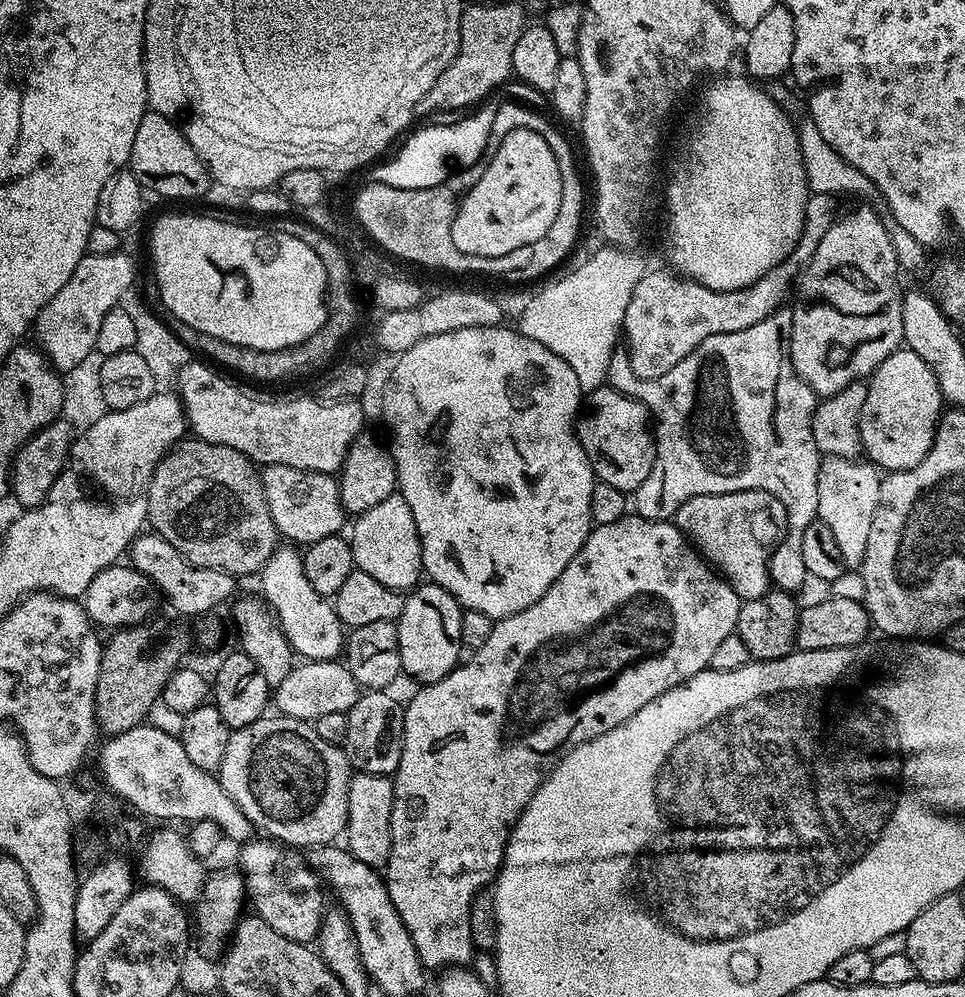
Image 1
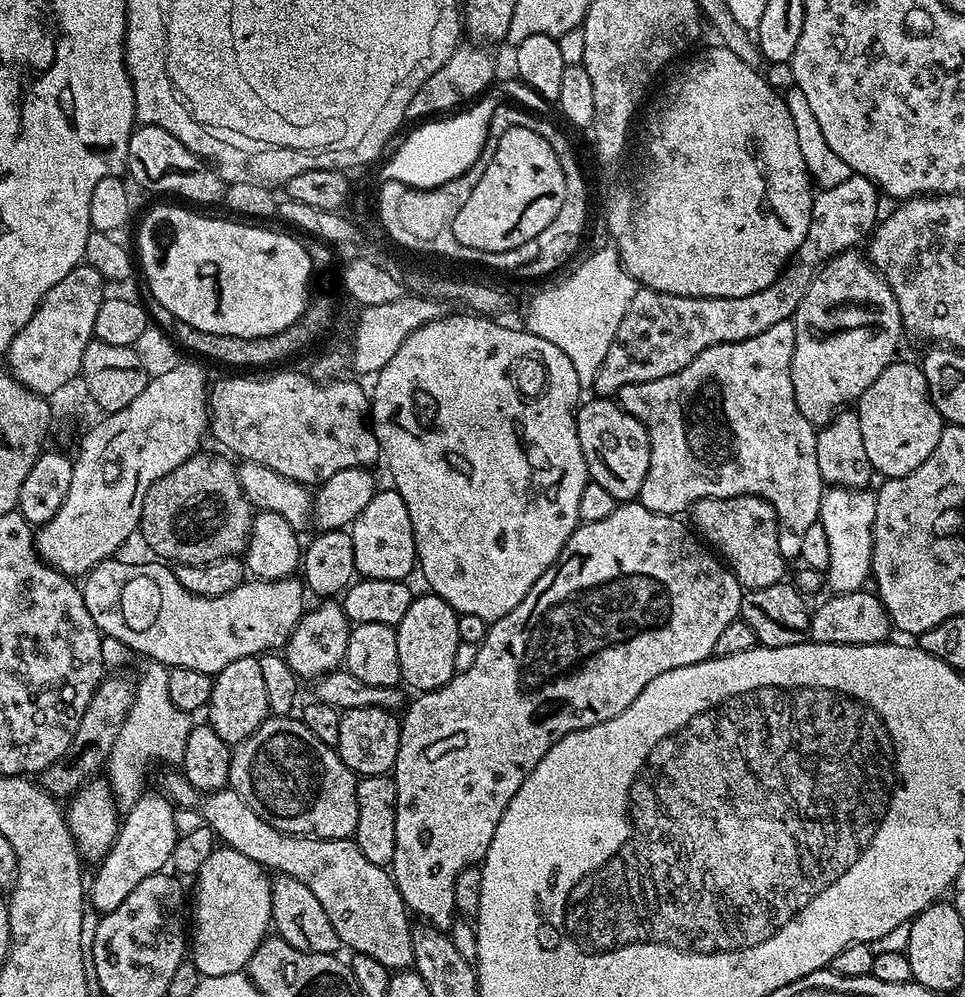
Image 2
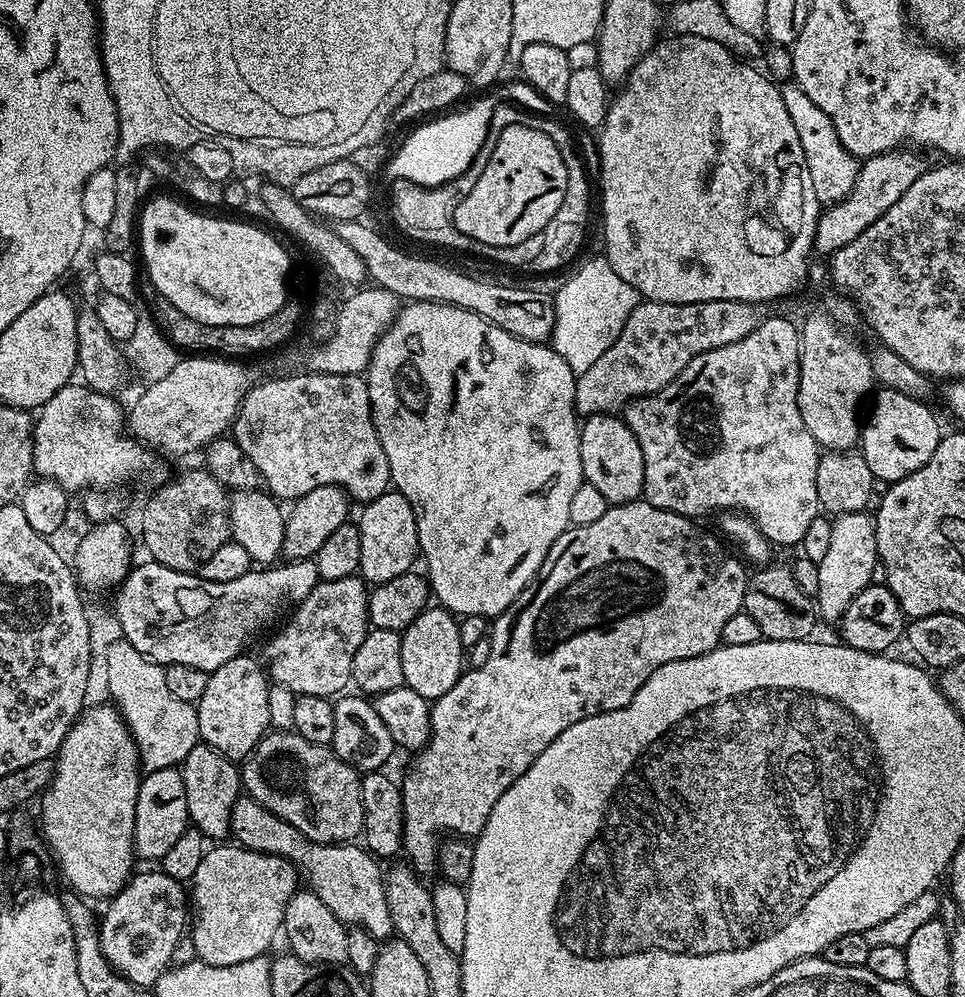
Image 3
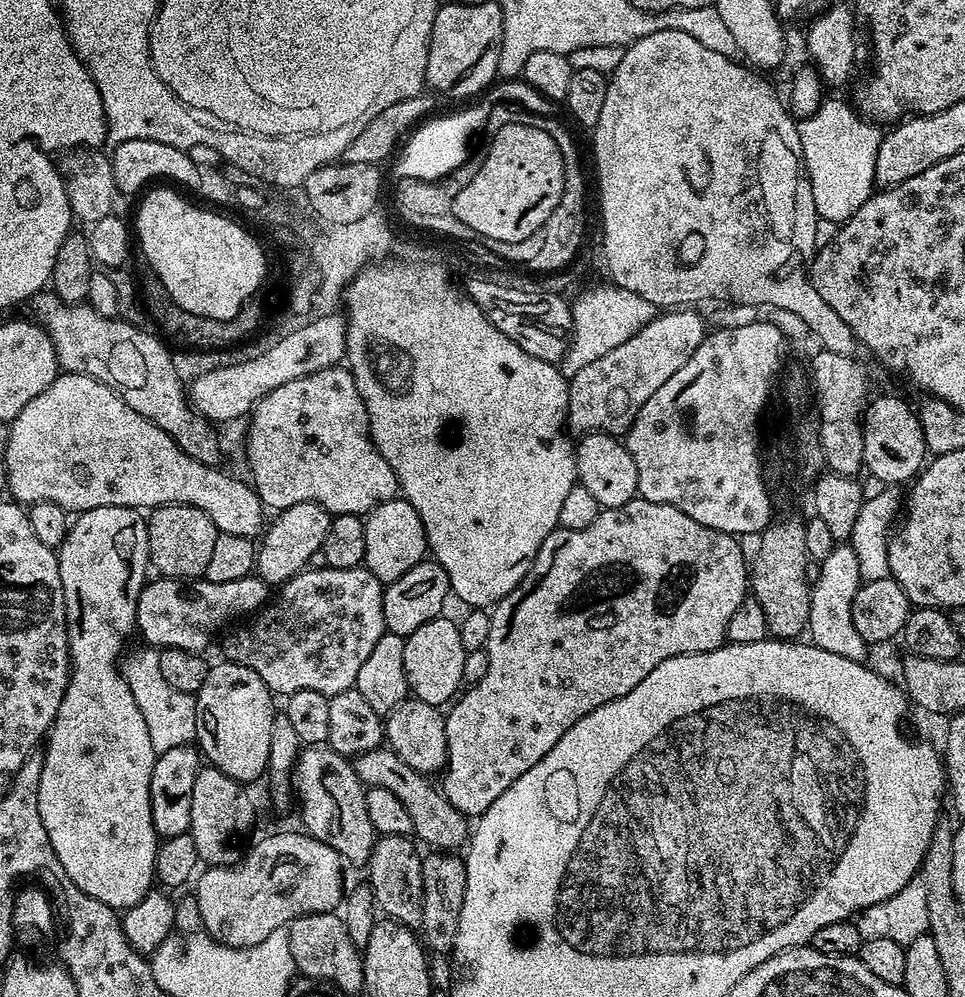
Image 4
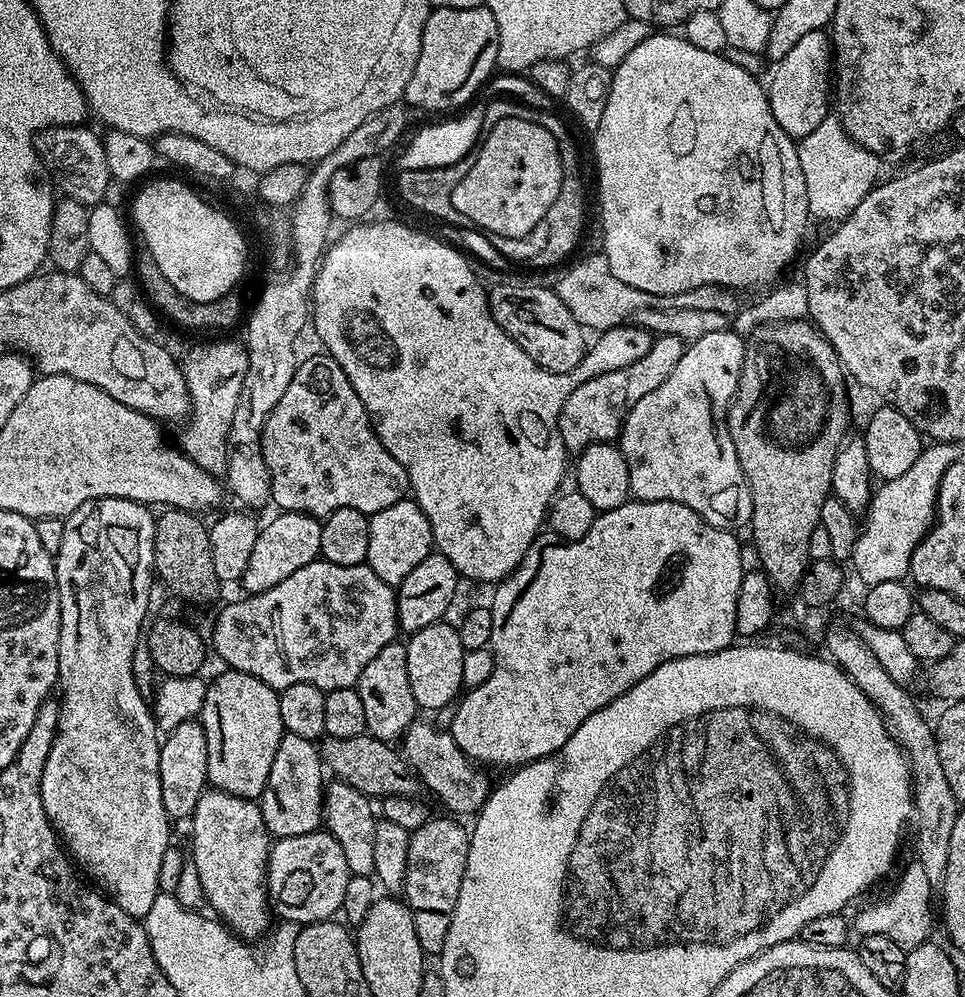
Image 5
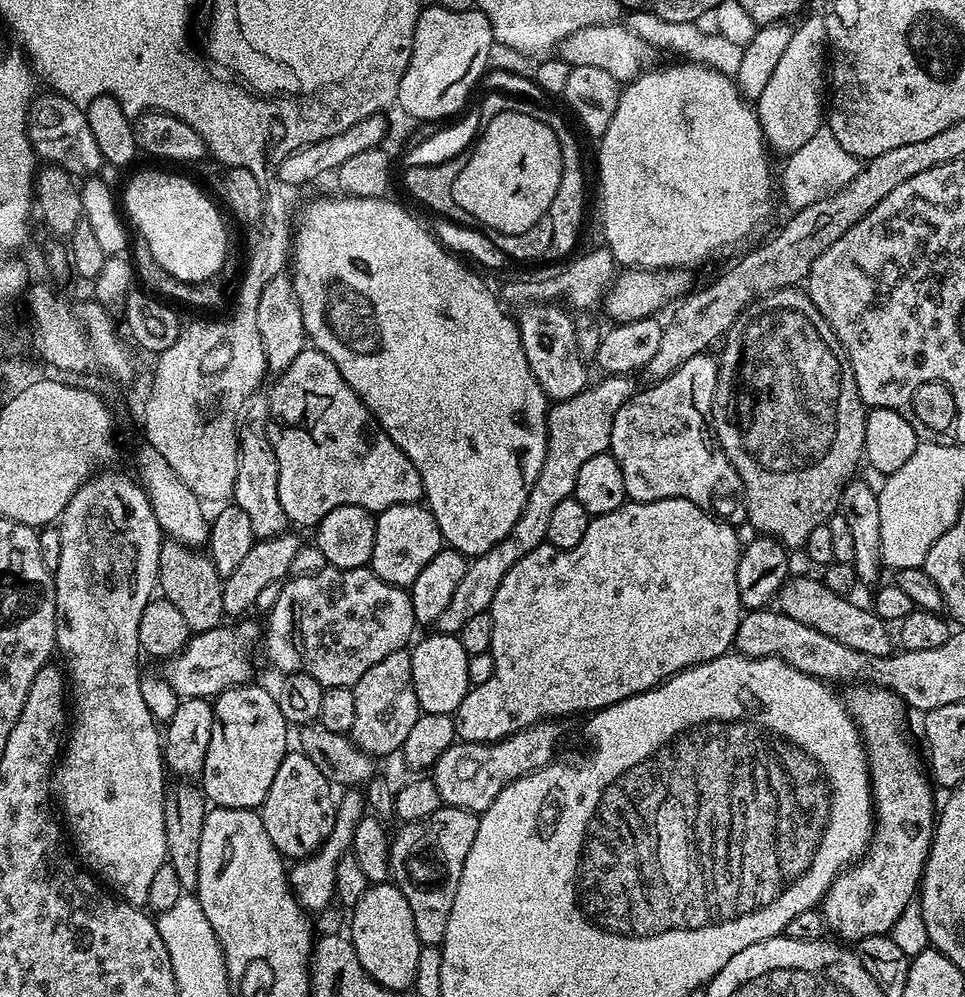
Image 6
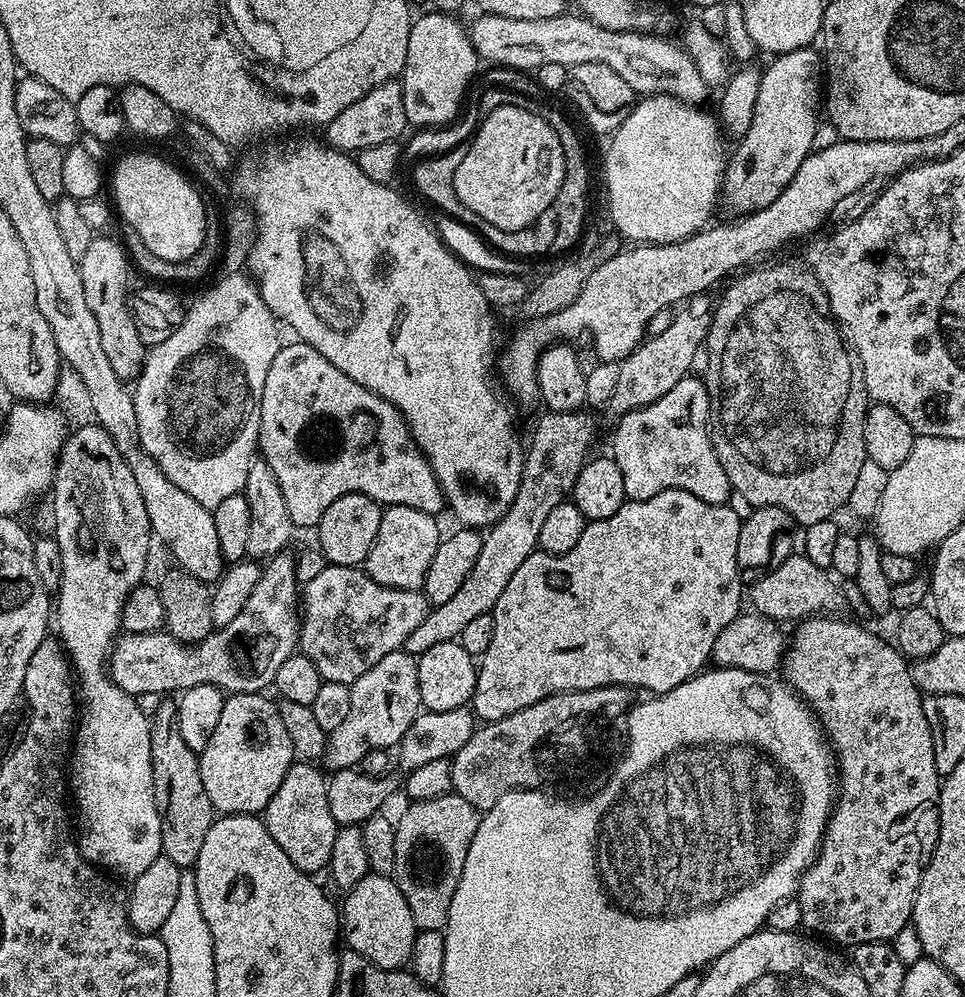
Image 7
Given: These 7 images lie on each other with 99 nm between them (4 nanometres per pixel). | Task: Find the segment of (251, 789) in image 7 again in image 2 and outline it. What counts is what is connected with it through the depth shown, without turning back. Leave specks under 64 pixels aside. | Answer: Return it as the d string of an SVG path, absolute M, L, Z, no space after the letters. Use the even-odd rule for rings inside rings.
M255 656L238 658L214 676L212 693L206 709L207 723L212 725L214 734L229 746L241 744L270 713L266 702L266 685L262 679L262 666Z

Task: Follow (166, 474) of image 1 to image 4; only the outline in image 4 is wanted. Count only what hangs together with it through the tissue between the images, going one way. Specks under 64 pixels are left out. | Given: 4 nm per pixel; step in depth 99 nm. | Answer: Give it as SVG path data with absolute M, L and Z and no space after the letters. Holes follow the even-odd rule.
M162 504L151 509L147 517L148 559L151 567L156 568L161 577L171 577L178 581L192 582L204 576L206 566L210 566L210 554L214 554L214 542L218 535L214 522L202 510L189 504Z

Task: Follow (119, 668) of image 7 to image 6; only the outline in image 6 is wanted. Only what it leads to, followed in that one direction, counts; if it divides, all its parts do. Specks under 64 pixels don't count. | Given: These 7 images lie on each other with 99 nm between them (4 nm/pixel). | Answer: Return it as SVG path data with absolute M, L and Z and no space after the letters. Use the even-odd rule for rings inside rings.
M240 624L237 628L221 626L197 632L177 656L171 657L164 668L168 684L177 692L177 697L202 696L215 698L228 688L249 683L252 676L252 643L257 643L258 628L252 624Z

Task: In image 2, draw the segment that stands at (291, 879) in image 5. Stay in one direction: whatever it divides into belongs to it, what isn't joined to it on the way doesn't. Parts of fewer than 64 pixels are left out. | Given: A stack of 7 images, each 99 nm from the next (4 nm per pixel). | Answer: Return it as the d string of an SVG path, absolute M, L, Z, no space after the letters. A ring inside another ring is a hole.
M227 846L217 847L202 864L194 878L196 883L196 918L190 936L191 961L205 977L222 977L243 971L254 950L267 937L272 921L272 883L260 864Z

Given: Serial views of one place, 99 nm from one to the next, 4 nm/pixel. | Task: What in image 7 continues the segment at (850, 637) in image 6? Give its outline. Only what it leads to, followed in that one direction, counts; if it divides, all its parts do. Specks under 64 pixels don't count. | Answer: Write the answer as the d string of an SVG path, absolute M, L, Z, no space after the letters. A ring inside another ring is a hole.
M793 554L786 558L786 562L770 570L770 574L751 581L750 608L759 616L765 616L777 622L785 622L784 620L800 622L820 613L836 614L840 612L838 610L843 606L844 600L840 597L835 582L837 583L825 569L814 566L814 562L807 560L804 555Z

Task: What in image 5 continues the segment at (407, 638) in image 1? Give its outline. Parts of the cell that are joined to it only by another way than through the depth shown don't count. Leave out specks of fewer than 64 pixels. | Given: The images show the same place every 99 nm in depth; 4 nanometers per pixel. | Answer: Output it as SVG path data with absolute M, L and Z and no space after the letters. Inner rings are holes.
M448 622L431 624L426 626L426 630L411 633L406 643L406 674L410 674L410 690L414 690L417 709L437 710L449 707L465 687L463 684L466 653L462 642L458 642L455 627L451 623L448 625Z

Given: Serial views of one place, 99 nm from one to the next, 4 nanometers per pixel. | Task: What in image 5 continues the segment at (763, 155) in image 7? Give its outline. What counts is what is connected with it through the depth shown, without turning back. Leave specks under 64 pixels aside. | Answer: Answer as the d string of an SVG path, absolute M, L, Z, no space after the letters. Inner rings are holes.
M823 29L806 34L775 68L767 89L774 118L789 137L802 139L816 130L830 114L832 55L829 35Z

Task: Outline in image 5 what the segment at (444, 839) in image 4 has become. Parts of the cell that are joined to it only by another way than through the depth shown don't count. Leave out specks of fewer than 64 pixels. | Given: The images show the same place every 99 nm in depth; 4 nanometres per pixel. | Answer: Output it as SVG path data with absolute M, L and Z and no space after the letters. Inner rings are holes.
M370 735L354 738L334 738L328 736L319 741L320 758L324 767L332 772L339 783L354 786L363 796L383 798L385 796L416 796L422 785L415 772L408 766L407 760L399 751L396 752L387 740L379 740Z

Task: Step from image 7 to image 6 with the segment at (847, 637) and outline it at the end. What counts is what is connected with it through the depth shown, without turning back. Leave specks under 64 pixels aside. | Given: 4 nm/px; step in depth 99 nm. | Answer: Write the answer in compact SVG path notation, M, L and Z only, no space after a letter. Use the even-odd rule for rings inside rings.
M858 684L852 689L854 690L846 698L846 707L860 729L864 753L868 755L868 779L872 785L874 827L867 852L857 863L837 876L822 901L827 931L831 935L833 932L834 935L841 936L836 938L844 942L855 942L862 938L891 933L894 922L898 920L902 910L917 895L920 877L924 874L924 864L928 861L928 851L932 848L934 825L938 819L938 804L932 801L932 792L928 789L929 781L926 779L926 764L922 759L921 749L919 752L912 745L911 738L904 733L904 712L906 713L904 701L896 692L877 685Z

